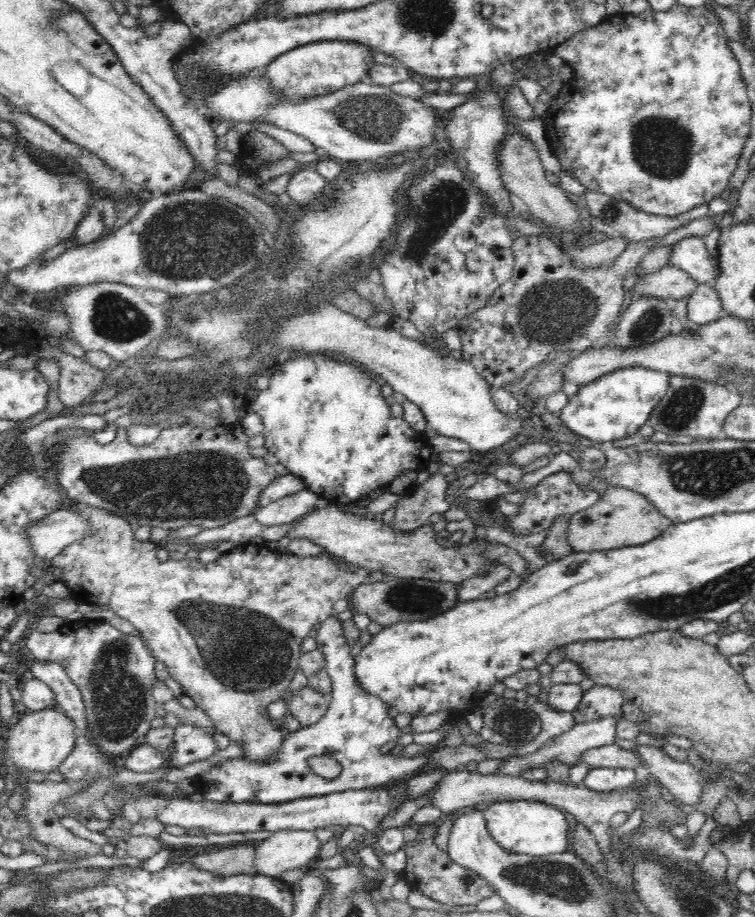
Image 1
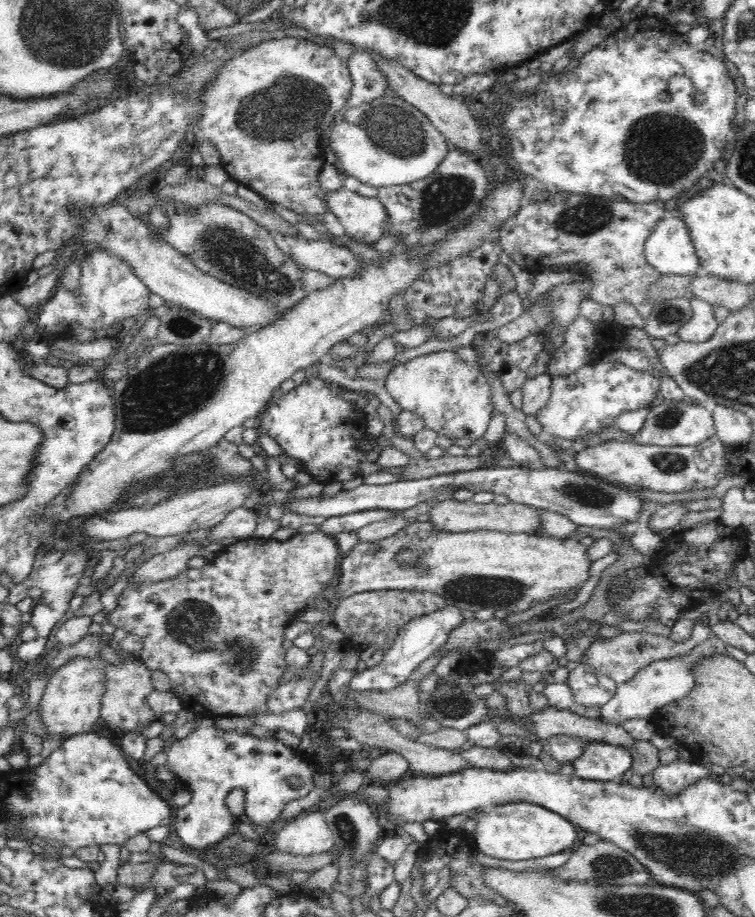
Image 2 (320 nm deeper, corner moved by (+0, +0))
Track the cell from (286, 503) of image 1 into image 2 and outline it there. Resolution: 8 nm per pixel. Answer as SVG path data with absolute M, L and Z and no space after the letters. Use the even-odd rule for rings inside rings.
M240 506L232 510L223 522L216 524L208 530L208 540L211 543L224 543L229 541L242 541L252 538L258 525L258 516L254 509Z

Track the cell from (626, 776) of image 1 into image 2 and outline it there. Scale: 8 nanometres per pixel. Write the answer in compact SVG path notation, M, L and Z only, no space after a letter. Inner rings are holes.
M596 742L587 743L582 754L571 764L575 768L574 776L588 779L589 781L619 780L622 774L632 766L632 755L626 747L612 745L612 743Z

